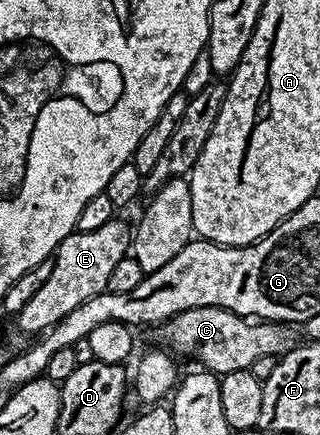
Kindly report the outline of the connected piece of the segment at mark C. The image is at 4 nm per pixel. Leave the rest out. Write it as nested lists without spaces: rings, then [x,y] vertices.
[[[217,306],[190,308],[186,312],[167,318],[155,327],[157,347],[179,356],[201,362],[205,371],[223,376],[239,370],[251,370],[258,356],[283,356],[292,349],[294,339],[283,325],[267,320],[253,320]]]

